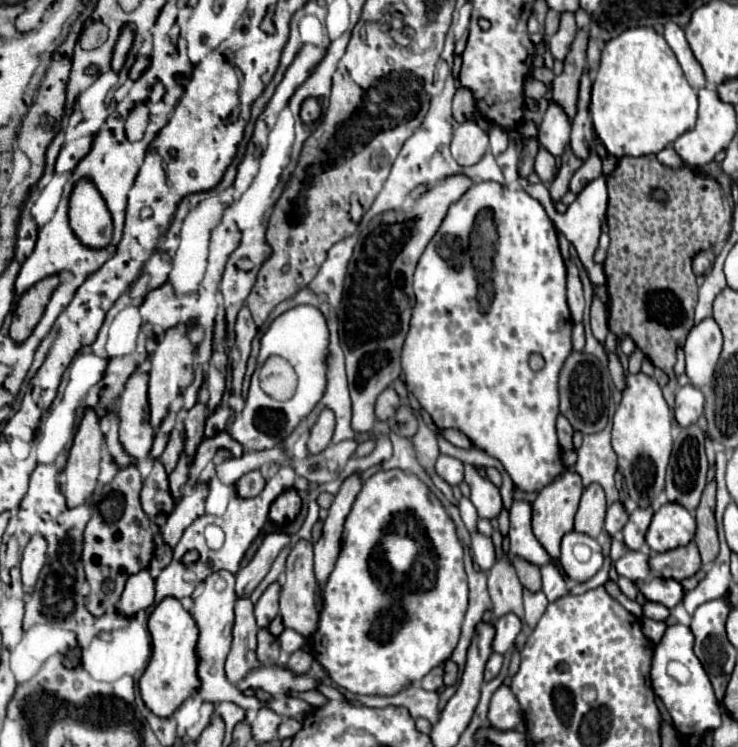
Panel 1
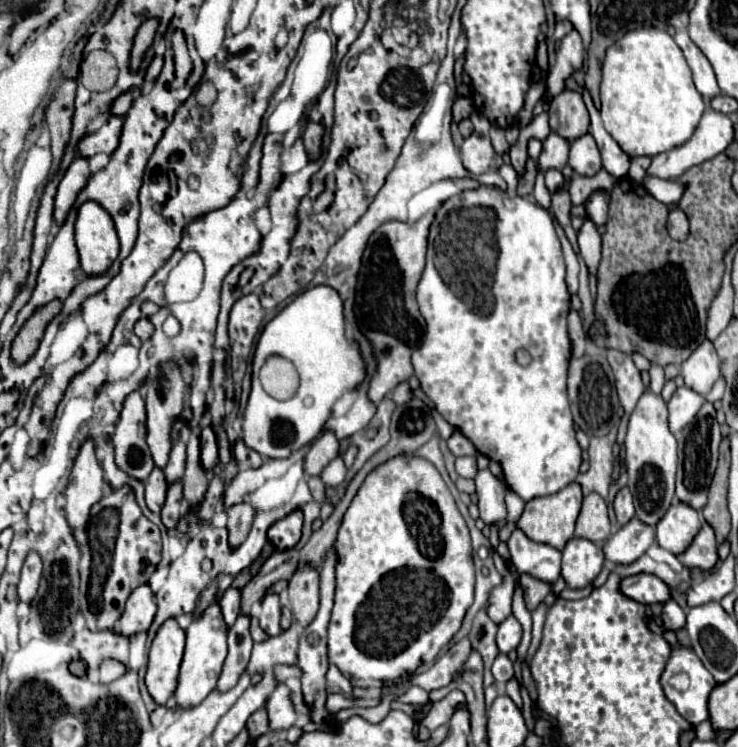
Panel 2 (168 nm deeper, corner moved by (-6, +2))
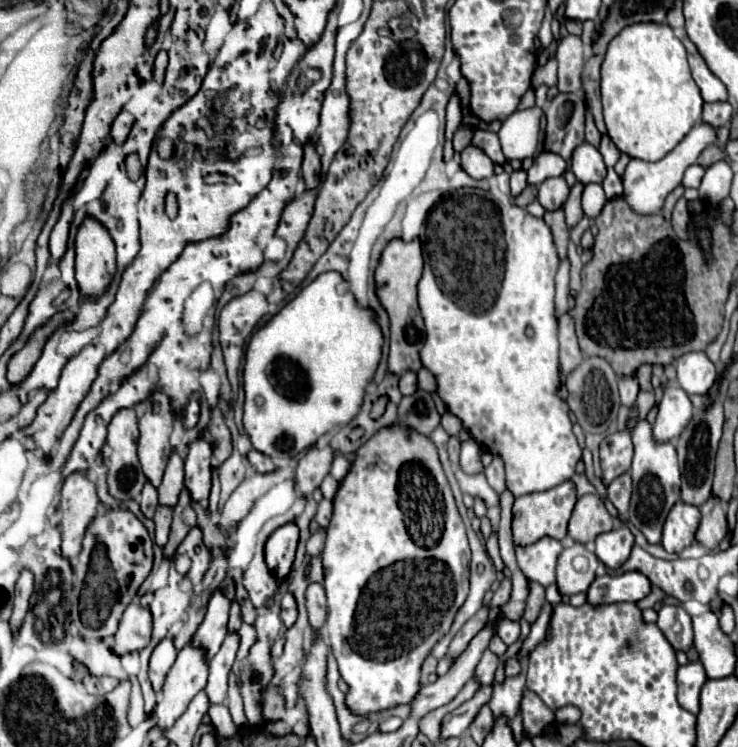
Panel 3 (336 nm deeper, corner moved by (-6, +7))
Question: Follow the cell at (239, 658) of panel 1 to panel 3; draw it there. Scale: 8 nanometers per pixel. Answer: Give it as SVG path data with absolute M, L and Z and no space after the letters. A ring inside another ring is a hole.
M226 635L220 651L216 653L216 657L212 657L210 665L208 665L208 681L204 687L204 693L208 695L210 703L220 705L226 699L226 691L228 691L228 673L232 671L232 663L238 651L238 635Z

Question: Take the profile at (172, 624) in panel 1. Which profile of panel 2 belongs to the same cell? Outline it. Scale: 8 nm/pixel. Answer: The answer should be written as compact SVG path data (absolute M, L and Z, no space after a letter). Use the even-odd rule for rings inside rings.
M168 618L150 648L150 662L146 672L146 686L156 704L166 704L178 686L180 664L184 656L186 632L176 618Z

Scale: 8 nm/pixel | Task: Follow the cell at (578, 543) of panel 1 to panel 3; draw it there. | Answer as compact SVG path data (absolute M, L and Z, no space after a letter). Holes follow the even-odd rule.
M572 543L566 547L556 565L556 585L560 595L576 595L588 591L590 583L596 577L596 567L598 567L598 557L582 543Z

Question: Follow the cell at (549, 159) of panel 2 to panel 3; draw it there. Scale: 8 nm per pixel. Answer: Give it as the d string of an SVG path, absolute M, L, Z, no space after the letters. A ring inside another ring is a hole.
M540 153L528 169L528 185L540 185L550 177L560 177L566 171L566 161L556 153Z

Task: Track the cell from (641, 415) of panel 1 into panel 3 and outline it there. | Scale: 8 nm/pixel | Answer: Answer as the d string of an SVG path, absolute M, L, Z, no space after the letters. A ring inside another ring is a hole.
M638 421L632 429L634 441L634 461L632 461L632 501L628 519L630 523L644 533L646 541L656 545L662 539L662 525L666 521L668 511L680 499L680 469L676 461L676 449L670 443L654 443L652 439L652 425L648 421Z

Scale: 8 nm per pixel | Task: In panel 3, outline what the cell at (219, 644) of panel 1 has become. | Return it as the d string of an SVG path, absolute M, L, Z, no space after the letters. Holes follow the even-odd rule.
M186 645L176 663L170 667L164 687L162 701L156 703L152 715L156 717L156 729L166 731L174 725L174 721L184 713L188 701L204 689L204 681L208 677L208 661L200 649Z

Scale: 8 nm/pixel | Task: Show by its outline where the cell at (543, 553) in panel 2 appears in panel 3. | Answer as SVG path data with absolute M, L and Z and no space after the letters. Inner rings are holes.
M544 537L526 547L516 547L518 567L526 575L526 579L540 583L542 587L548 587L556 581L554 569L560 551L562 551L562 543L552 537Z

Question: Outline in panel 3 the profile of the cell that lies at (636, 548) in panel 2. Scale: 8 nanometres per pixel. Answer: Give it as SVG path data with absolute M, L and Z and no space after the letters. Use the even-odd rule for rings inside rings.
M620 527L596 537L594 553L600 559L600 563L604 563L608 569L620 569L622 563L628 559L632 545L634 545L634 537L630 529Z

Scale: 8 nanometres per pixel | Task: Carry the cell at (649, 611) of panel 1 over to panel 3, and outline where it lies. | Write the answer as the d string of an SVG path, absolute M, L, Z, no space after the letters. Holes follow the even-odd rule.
M664 605L658 611L656 625L674 647L674 651L686 653L692 647L692 621L680 605Z

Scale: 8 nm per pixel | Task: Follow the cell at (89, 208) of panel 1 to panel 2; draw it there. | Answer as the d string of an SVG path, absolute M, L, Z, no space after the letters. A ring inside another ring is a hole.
M84 202L76 218L76 246L86 276L102 274L118 258L118 234L110 214L98 202Z

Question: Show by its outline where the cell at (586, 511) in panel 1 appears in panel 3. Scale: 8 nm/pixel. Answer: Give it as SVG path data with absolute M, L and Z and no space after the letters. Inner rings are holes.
M582 495L576 501L576 507L568 523L568 535L576 543L586 545L588 541L594 541L600 533L606 533L612 529L614 529L614 519L606 511L598 495Z

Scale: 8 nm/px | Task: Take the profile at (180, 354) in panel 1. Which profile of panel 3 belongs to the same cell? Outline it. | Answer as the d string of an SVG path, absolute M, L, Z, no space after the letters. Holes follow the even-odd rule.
M164 393L150 395L150 401L146 401L144 413L138 419L138 459L142 465L142 471L146 479L158 487L168 463L168 457L172 453L172 447L168 443L172 433L174 413L170 409L170 401Z

